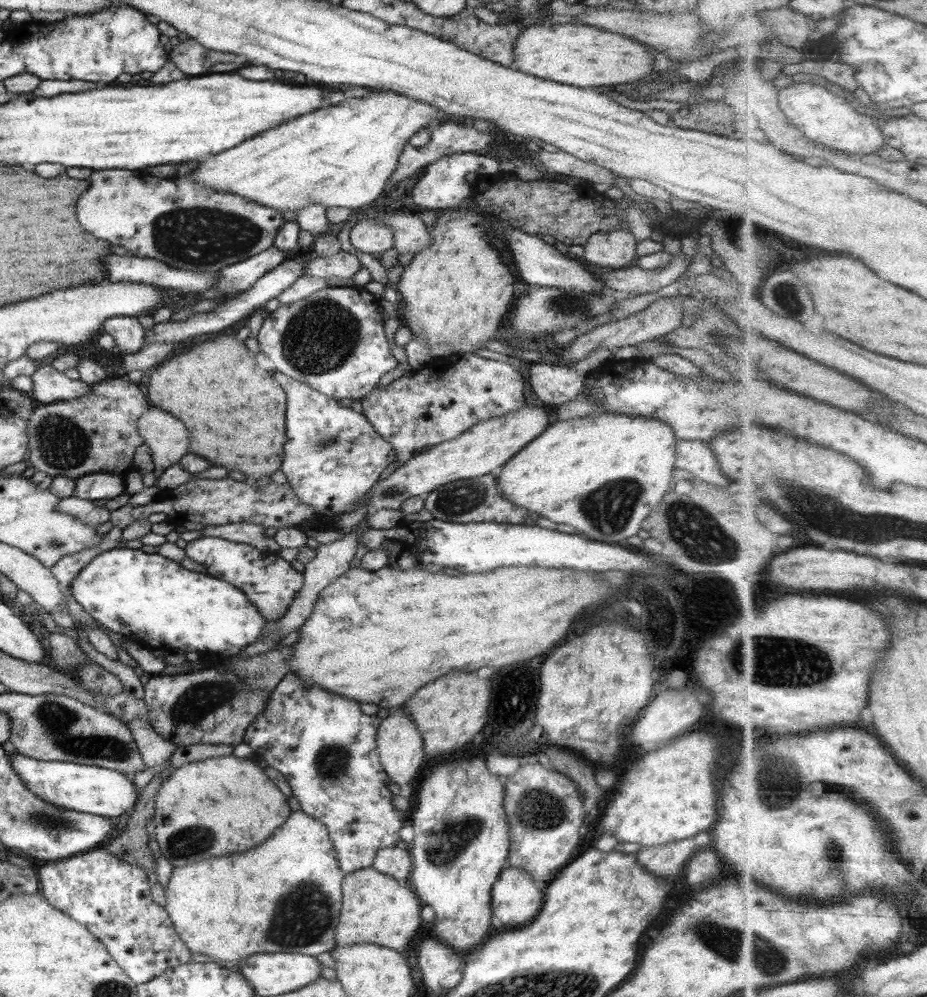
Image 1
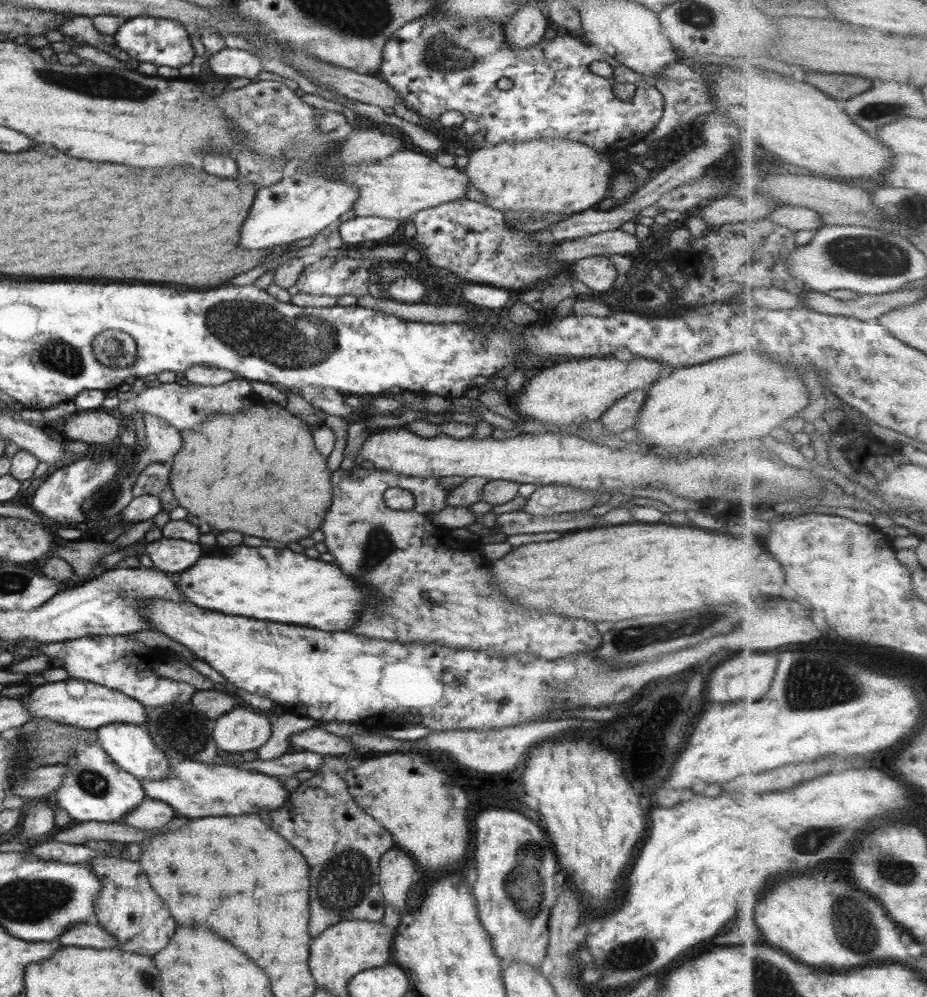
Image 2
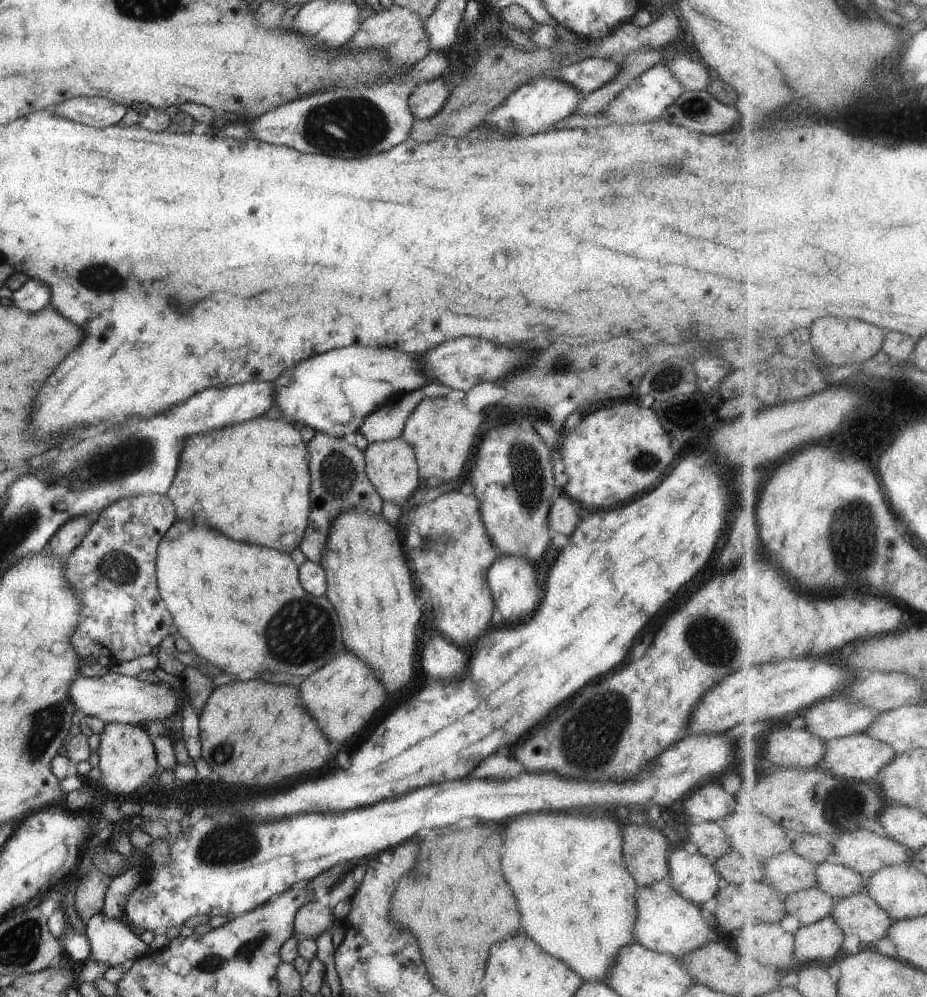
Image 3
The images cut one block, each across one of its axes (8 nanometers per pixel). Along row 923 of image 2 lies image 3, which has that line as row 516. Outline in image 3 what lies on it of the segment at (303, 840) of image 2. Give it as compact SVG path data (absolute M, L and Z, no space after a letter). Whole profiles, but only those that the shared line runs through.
M316 433L306 443L310 456L310 516L306 532L300 540L300 550L308 561L320 562L328 530L332 522L338 518L340 512L346 512L350 508L360 508L370 514L382 512L382 496L376 492L376 488L368 480L365 471L365 454L356 445L349 444L344 437L333 437L324 433Z

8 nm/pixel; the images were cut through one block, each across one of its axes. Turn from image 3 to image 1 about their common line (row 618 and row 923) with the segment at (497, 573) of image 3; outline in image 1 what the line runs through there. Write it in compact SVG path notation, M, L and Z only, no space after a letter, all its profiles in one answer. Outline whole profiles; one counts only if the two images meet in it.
M507 866L492 885L491 914L504 928L522 928L542 908L542 892L524 869Z

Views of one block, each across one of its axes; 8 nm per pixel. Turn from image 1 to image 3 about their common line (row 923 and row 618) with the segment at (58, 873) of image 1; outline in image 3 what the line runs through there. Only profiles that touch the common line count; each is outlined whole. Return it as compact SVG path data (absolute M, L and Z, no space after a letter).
M136 495L114 501L99 512L80 544L64 560L66 578L82 604L78 626L70 642L83 663L90 654L98 656L102 650L106 652L106 648L118 663L131 661L152 654L153 648L159 647L168 636L179 636L172 614L160 596L155 568L158 546L176 520L176 508L167 495Z

